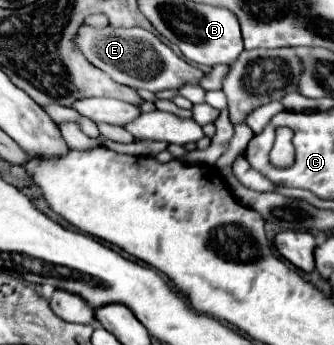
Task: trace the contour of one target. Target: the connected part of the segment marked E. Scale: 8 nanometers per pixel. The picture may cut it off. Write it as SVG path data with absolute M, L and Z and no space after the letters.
M83 22L75 34L75 48L91 62L95 68L103 70L115 82L129 88L145 88L151 92L181 88L185 84L199 84L203 72L185 60L181 60L167 44L163 44L153 32L145 28L115 28L111 24L95 28Z

